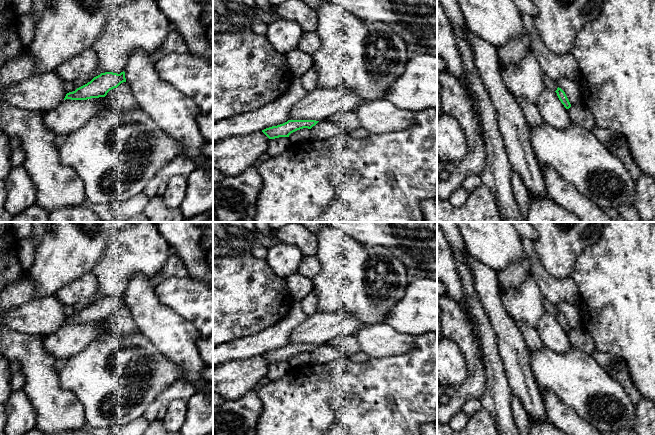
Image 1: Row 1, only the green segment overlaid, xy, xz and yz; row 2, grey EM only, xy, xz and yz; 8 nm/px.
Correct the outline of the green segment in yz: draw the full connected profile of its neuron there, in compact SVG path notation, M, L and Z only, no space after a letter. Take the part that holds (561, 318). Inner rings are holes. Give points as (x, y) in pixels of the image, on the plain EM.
M557 312L557 314L555 315L557 317L557 320L559 322L559 324L561 325L561 327L564 329L564 331L566 333L569 333L571 331L571 328L565 318L565 316L561 313L561 312Z

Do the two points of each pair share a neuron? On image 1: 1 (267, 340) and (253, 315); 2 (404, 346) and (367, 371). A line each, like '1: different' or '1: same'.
1: different
2: different

